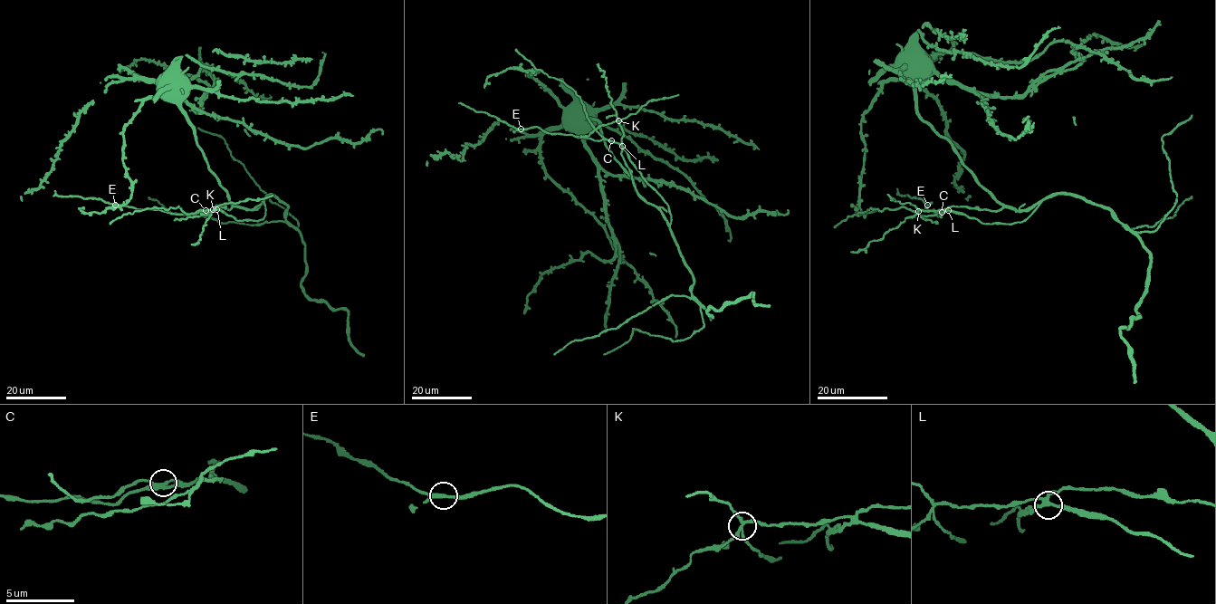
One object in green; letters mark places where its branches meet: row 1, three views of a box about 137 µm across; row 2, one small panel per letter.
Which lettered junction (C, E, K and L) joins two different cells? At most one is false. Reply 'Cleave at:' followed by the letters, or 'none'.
Cleave at: K

